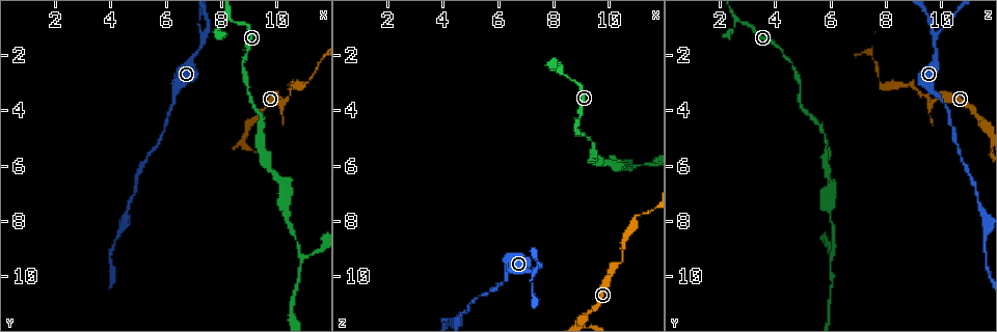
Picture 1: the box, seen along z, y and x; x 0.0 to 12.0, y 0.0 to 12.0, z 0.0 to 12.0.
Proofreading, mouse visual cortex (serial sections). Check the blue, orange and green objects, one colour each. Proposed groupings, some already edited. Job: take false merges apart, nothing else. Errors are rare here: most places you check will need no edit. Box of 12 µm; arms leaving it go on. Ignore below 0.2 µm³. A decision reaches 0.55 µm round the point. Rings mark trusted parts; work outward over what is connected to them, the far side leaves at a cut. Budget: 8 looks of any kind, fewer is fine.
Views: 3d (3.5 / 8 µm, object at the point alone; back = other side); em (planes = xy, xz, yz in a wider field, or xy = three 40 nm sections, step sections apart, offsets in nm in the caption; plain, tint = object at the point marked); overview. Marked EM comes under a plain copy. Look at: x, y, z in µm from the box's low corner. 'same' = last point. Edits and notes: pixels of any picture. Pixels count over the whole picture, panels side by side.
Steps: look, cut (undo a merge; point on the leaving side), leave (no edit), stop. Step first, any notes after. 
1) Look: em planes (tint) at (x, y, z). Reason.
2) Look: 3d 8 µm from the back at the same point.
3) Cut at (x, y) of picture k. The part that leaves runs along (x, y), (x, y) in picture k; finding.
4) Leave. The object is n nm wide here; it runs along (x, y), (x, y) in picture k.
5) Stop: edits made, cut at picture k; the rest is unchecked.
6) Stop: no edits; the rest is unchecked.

Look: 3d 8 µm at (10.3, 3.7, 9.6). Calibre changes.

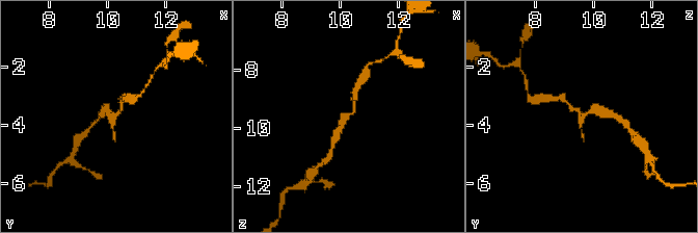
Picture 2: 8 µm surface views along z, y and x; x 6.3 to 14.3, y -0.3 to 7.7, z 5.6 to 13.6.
Look: em xy step 2 (tint) at (10.3, 3.6, 9.5).

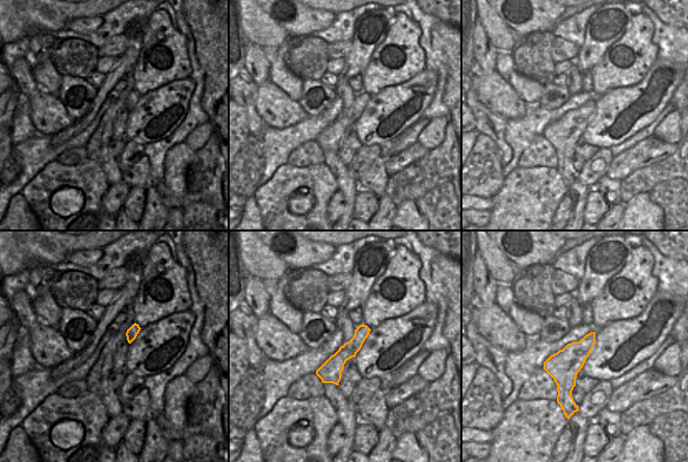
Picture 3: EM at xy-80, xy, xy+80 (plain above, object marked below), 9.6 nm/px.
Leave. One cell here.

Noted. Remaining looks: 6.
Look: 3d 3.5 µm at (11.1, 3.0, 7.8). Thick turns thin.

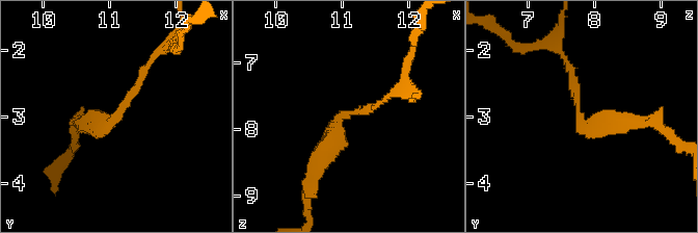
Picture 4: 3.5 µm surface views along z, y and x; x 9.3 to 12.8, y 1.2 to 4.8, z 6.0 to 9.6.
Look: em xy step 3 (tint) at (11.05, 3.05, 7.75). The arms are 150, 250 nm wide.

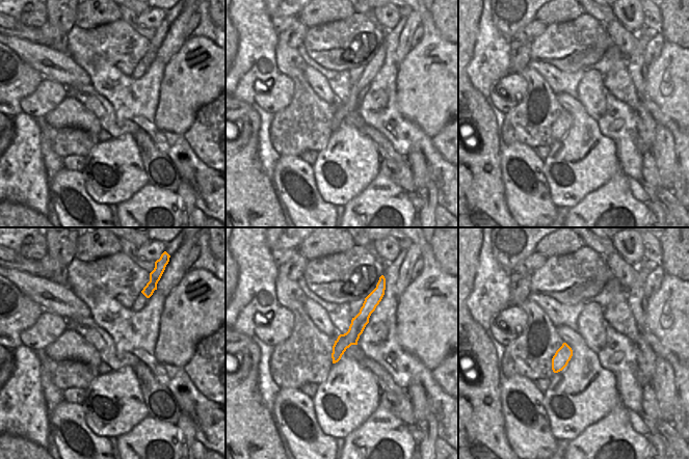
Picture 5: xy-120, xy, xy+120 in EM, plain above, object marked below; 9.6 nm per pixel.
Leave. It runs along (374, 300), (335, 359) in picture 5; one cell here.

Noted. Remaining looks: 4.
Look: 3d 3.5 µm at (7.4, 1.3, 9.8). Sudden change in width.

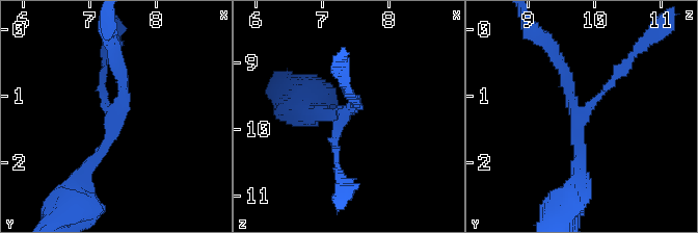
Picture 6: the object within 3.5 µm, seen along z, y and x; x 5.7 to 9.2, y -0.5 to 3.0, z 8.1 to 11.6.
Look: em xy step 1 (tint) at (7.30, 1.30, 9.80). Now the EM.

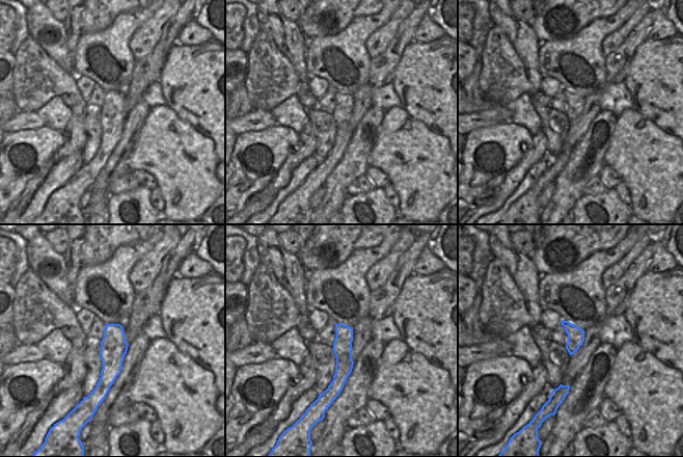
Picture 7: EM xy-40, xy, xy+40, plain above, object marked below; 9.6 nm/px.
Look: em xy step 2 (tint) at the same point. Cut it another way.

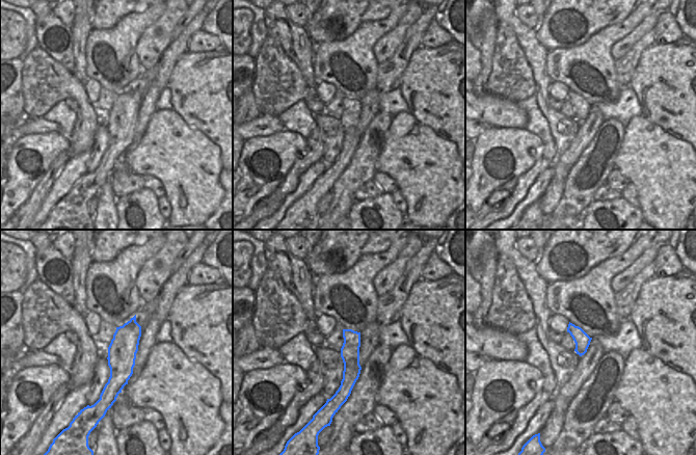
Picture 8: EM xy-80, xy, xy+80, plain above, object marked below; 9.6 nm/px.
Leave. 3 arms meet here; the arms are 150, 200, 200 nm wide; it runs along (133, 320), (118, 378), (106, 399) in picture 8; one cell here.

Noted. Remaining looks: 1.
Stop: no edits; the rest is unchecked.

